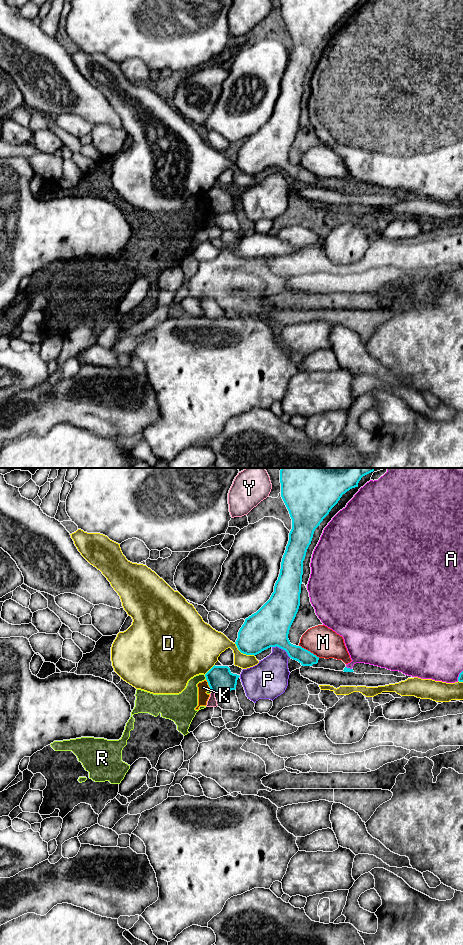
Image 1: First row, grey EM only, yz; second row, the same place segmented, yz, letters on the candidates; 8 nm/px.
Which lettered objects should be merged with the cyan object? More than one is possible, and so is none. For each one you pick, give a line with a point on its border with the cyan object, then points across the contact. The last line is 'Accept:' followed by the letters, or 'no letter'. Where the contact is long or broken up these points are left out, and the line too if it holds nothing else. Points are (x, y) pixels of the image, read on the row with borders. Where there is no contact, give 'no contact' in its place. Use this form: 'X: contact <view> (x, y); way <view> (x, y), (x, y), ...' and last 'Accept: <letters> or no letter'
Accept: no letter

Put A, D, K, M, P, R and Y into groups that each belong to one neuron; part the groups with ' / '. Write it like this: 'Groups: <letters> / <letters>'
Groups: A / D / K R / M / P / Y

